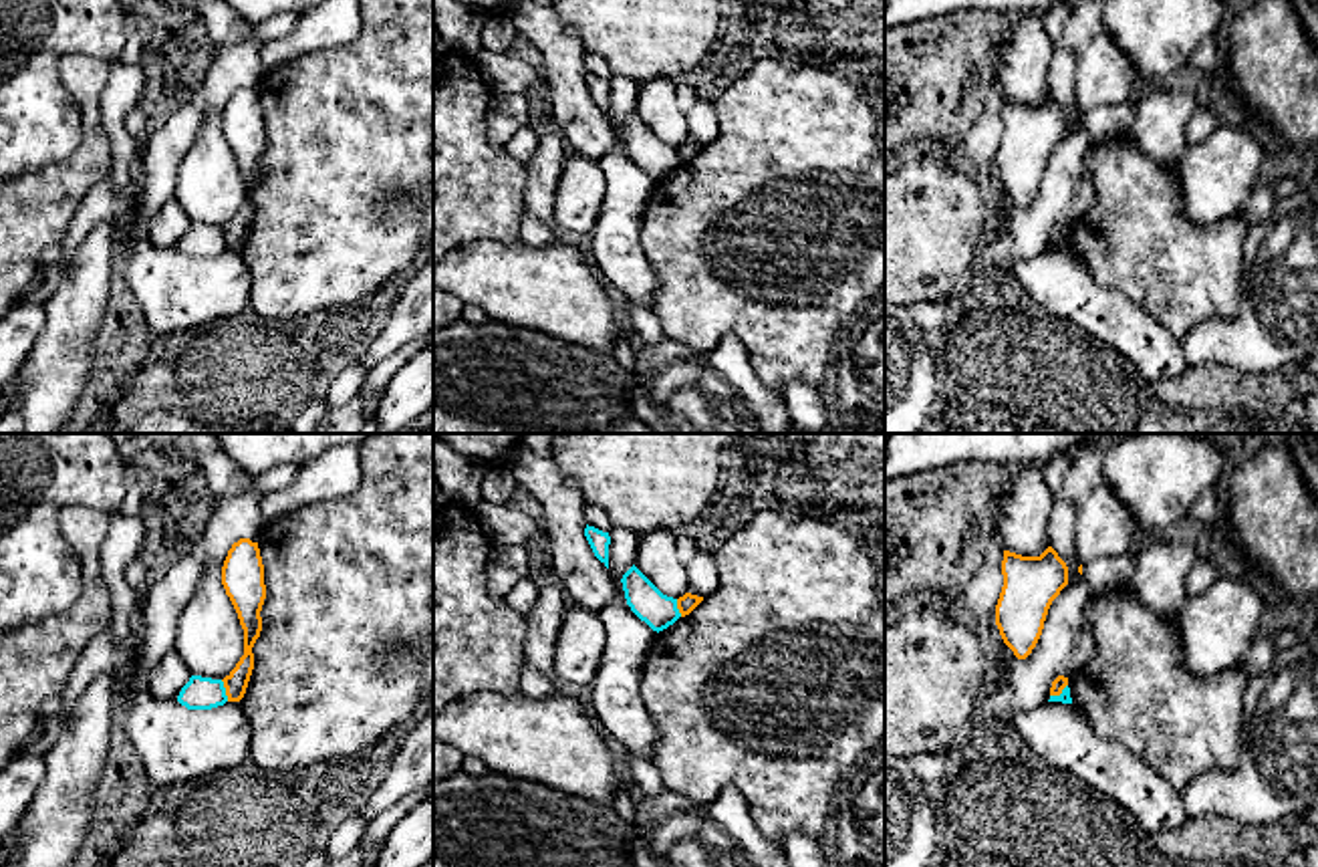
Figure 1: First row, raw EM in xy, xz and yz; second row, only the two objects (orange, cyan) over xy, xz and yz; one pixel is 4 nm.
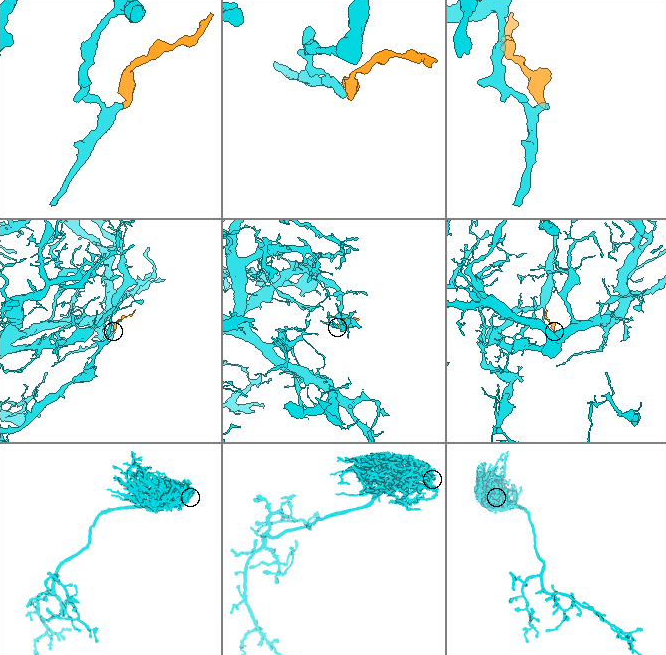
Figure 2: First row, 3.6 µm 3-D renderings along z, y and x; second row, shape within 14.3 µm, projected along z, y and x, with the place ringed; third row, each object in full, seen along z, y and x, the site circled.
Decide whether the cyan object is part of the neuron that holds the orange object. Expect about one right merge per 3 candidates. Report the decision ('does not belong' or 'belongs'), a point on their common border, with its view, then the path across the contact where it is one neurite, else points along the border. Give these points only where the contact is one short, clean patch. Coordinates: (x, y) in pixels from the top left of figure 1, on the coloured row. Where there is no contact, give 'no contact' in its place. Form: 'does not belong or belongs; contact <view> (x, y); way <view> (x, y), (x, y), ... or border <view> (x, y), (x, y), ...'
does not belong; contact xy (226, 690); border xy (220, 680), (228, 700)

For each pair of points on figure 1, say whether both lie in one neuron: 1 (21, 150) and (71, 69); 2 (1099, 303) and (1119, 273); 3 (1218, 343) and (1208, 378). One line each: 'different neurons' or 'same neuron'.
1: different neurons
2: different neurons
3: different neurons

